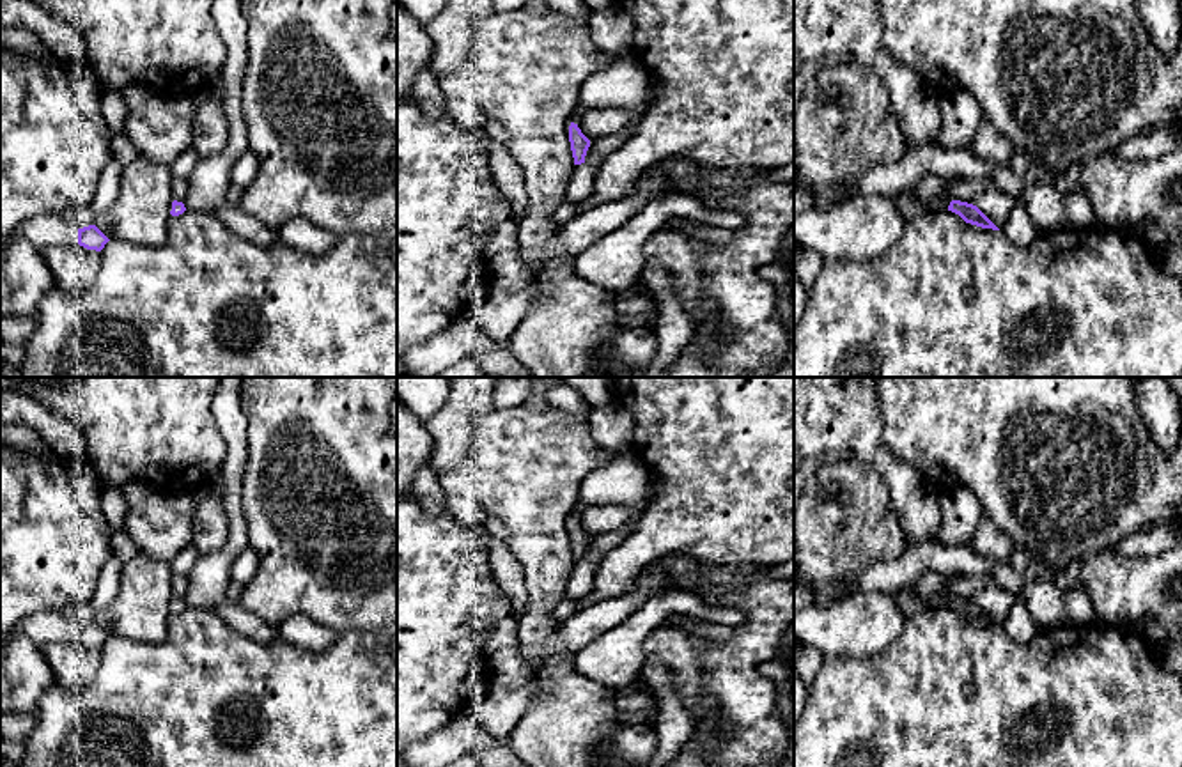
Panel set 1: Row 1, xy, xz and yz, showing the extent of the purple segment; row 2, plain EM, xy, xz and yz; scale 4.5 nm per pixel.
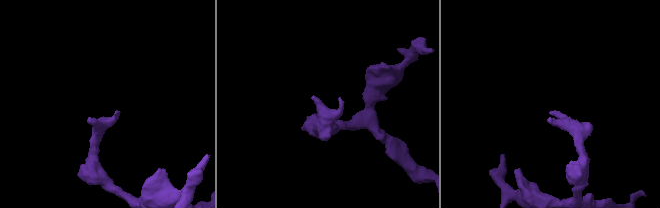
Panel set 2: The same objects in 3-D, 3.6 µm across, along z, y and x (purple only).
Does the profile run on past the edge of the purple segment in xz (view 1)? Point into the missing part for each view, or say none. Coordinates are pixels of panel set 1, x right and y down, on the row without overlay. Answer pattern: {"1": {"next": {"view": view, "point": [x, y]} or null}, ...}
{"1": {"next": null}}

